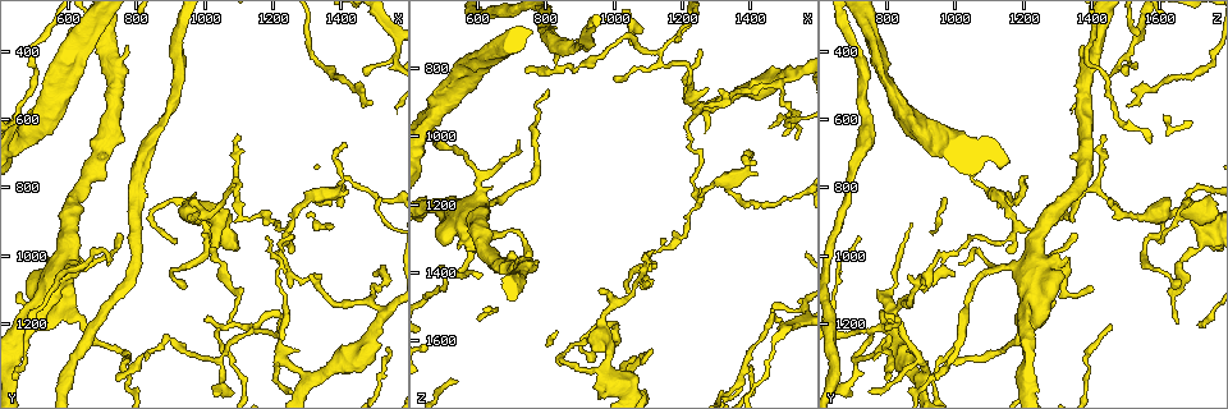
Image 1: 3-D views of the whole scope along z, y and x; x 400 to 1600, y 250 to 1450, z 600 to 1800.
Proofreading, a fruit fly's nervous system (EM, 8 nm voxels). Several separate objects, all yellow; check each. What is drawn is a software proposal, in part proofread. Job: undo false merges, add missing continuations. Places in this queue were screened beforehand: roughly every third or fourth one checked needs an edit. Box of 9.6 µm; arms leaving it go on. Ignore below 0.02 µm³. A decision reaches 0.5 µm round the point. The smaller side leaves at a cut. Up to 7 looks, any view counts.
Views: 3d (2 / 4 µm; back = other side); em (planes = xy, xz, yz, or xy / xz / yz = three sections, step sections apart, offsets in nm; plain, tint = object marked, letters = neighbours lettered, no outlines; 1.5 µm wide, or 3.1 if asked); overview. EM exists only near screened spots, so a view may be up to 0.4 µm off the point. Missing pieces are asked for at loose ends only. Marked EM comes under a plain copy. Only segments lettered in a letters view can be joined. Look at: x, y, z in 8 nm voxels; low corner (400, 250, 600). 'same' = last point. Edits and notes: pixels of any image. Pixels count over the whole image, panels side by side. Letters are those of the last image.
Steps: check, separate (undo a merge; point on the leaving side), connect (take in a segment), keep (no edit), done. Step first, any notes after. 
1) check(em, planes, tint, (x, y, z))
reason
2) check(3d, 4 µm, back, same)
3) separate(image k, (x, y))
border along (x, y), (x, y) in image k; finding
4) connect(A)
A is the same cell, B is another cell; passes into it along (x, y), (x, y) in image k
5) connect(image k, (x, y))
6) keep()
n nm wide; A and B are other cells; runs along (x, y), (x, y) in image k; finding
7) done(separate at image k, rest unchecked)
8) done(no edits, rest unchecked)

check(3d, 4 µm, (980, 880, 1610))
a fork

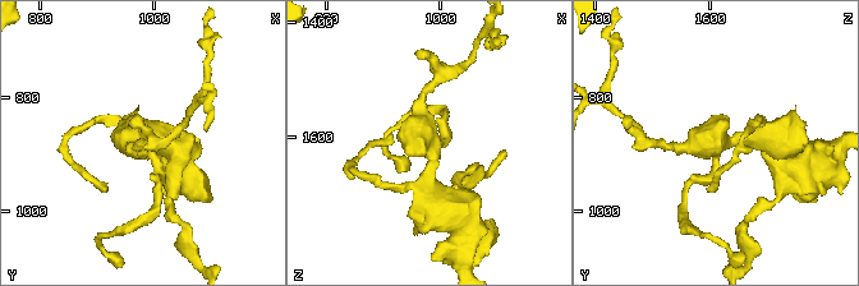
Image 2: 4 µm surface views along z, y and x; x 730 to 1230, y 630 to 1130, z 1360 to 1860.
check(em, xz, step 4, tint, (970, 880, 1615))

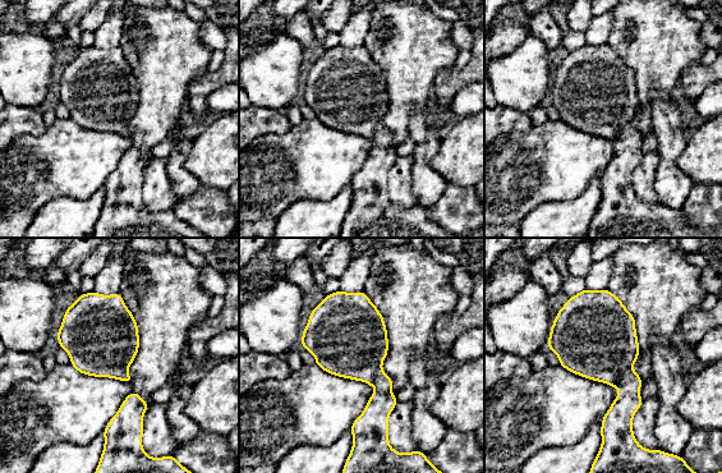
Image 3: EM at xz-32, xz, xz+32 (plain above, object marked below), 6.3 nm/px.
check(em, planes, letters, same)

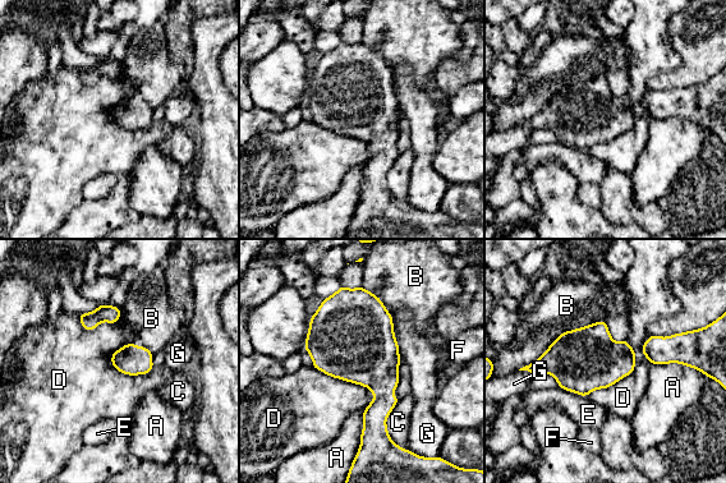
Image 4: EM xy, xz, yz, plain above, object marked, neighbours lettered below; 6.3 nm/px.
keep()
A, B, C, D, E, F and G are other cells; border along (122, 312), (91, 330), (78, 314) in image 4; continuous, no second neuron

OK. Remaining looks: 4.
check(em, xz, step 4, tint, (1420, 770, 1200))

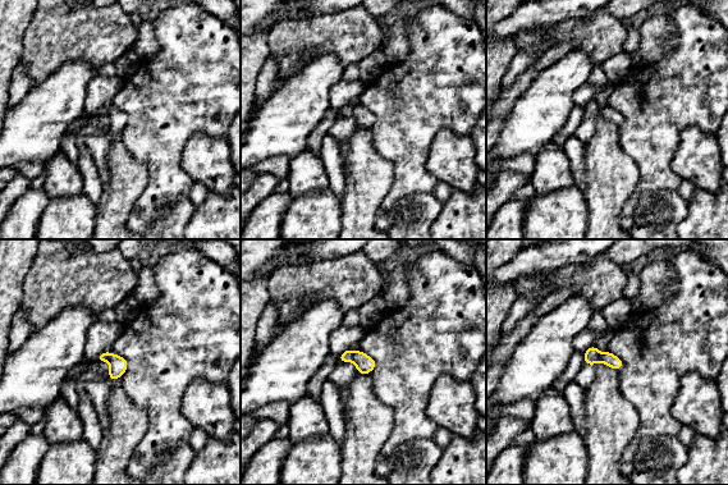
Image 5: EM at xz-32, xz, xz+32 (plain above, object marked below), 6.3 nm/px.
check(em, planes, letters, same)

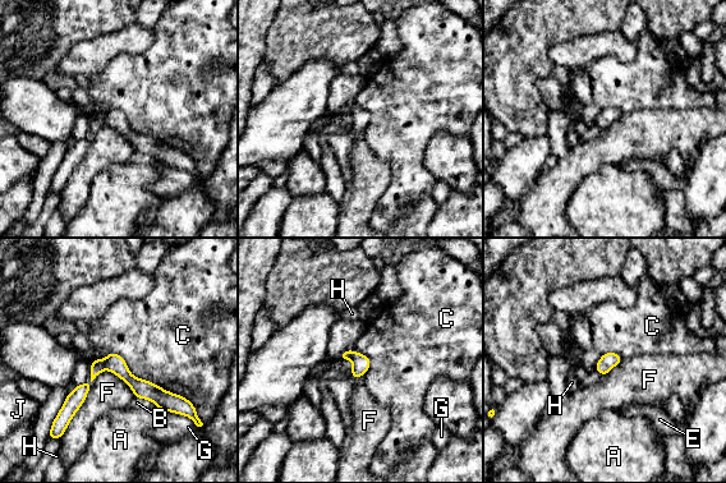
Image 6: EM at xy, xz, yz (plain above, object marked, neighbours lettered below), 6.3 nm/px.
separate(image 6, (78, 395))
100 nm wide; C touches over 650 nm; A, B, C, E, F, G, H and J are other cells; a second neuron is stuck on

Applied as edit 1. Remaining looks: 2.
check(em, xz, step 8, tint, (1000, 1180, 830))
an open end

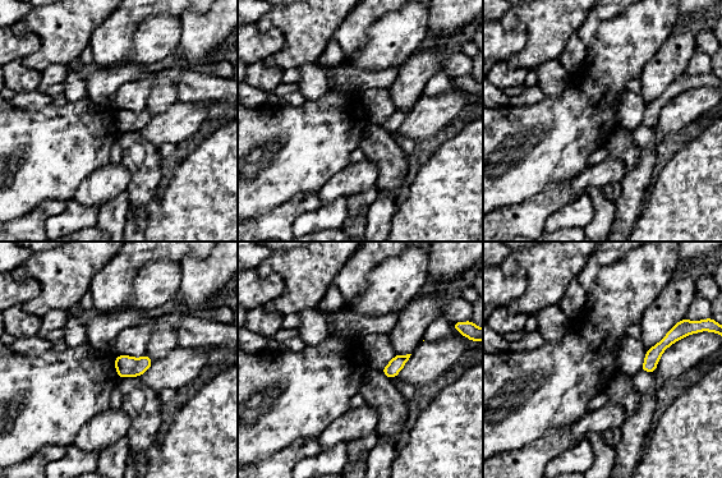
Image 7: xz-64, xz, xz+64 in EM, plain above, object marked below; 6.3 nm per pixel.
check(em, xz, step 8, letters, same)
see the neighbours

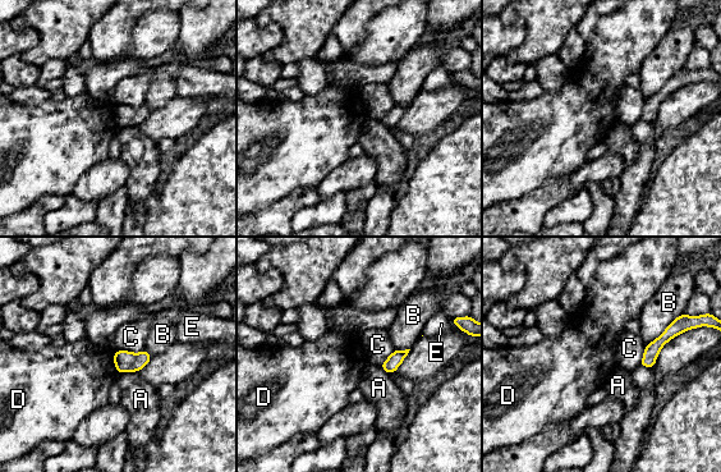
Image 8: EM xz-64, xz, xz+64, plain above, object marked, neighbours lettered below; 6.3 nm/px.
keep()
A, B, C, D and E are other cells; border along (675, 317), (647, 344) in image 8; none of them fits

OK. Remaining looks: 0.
done(separate at image 6, rest unchecked)

